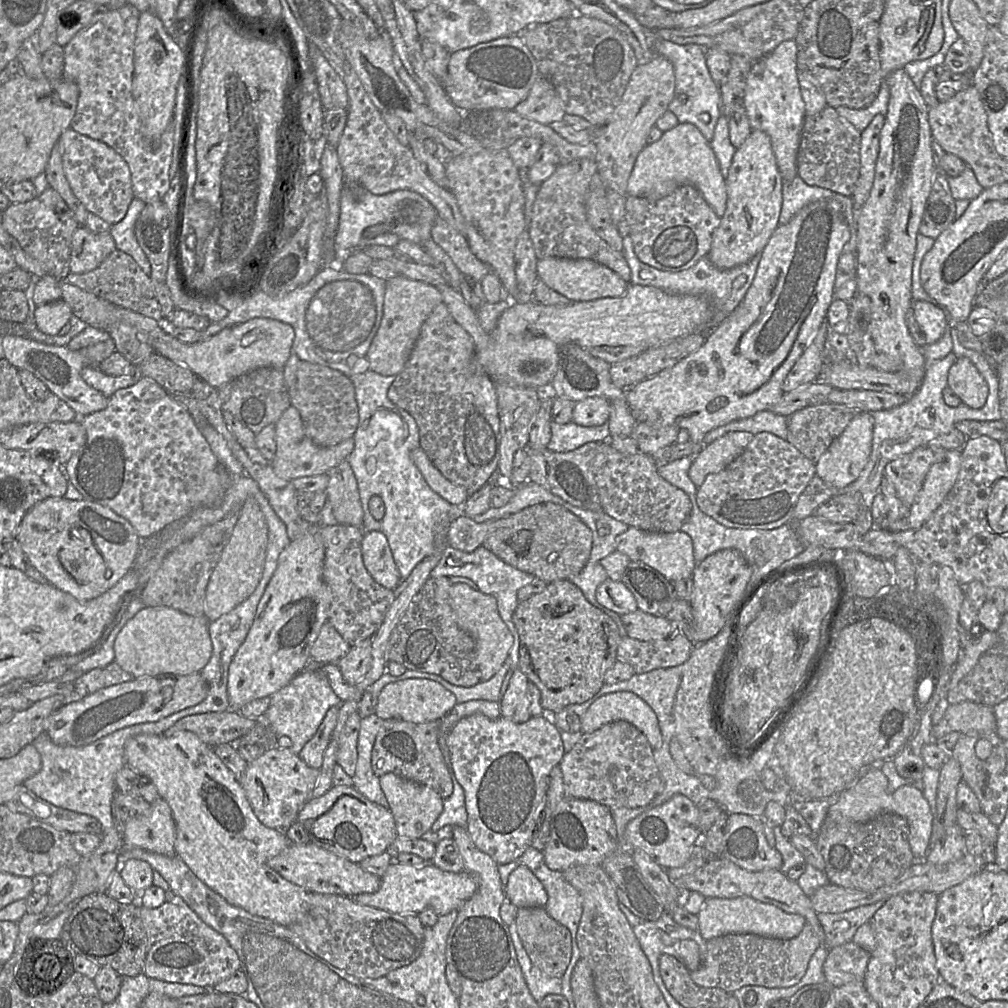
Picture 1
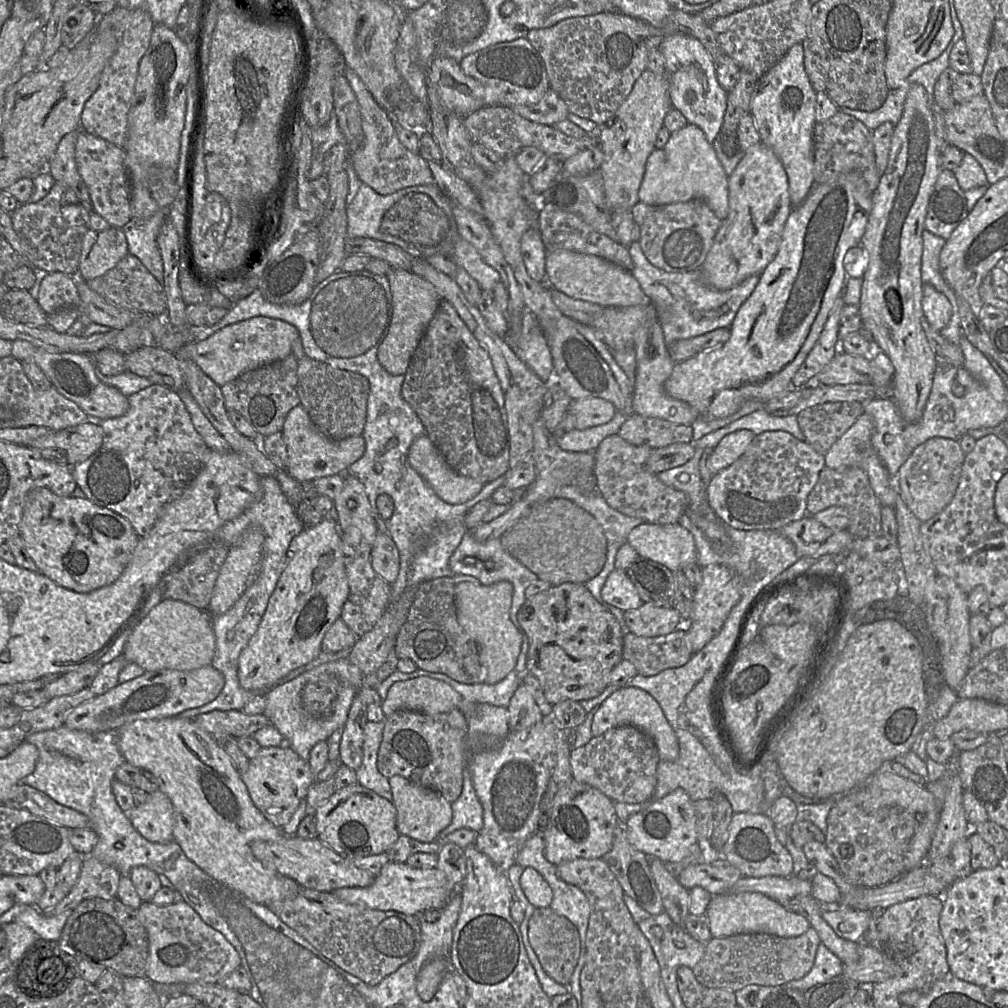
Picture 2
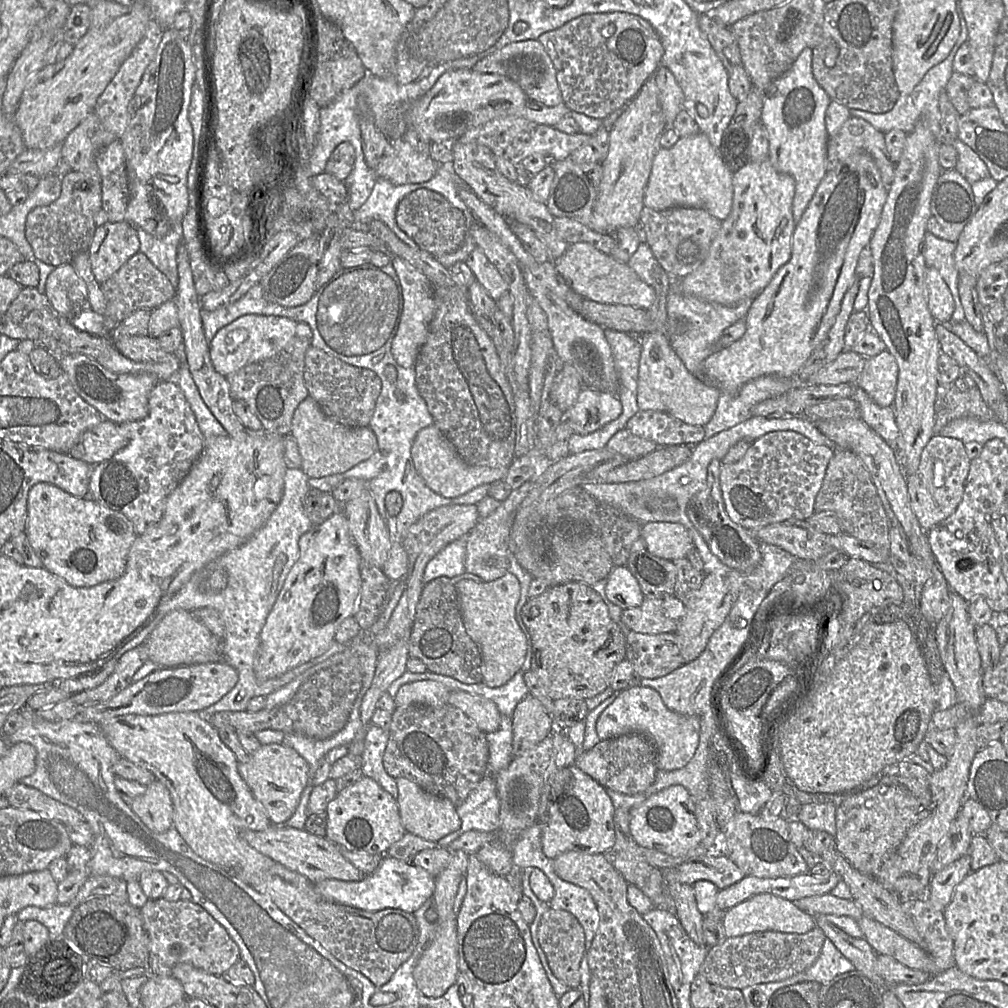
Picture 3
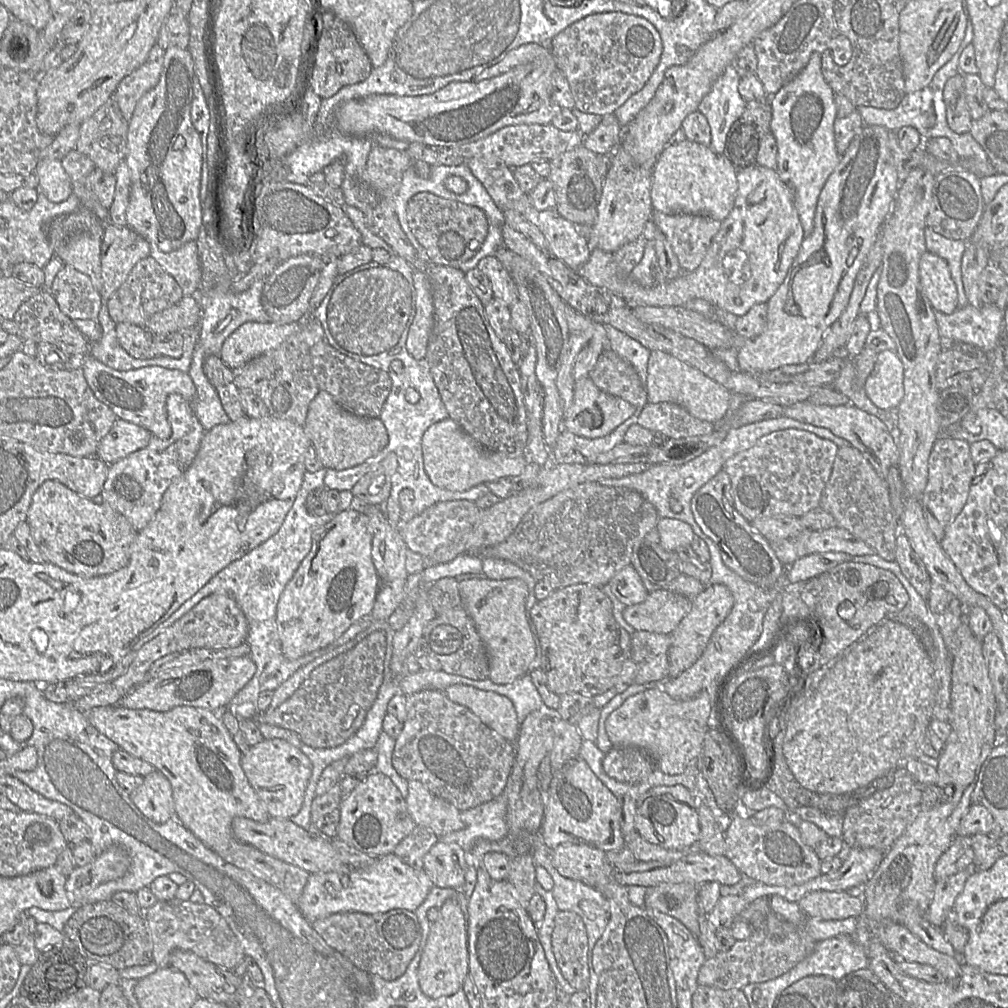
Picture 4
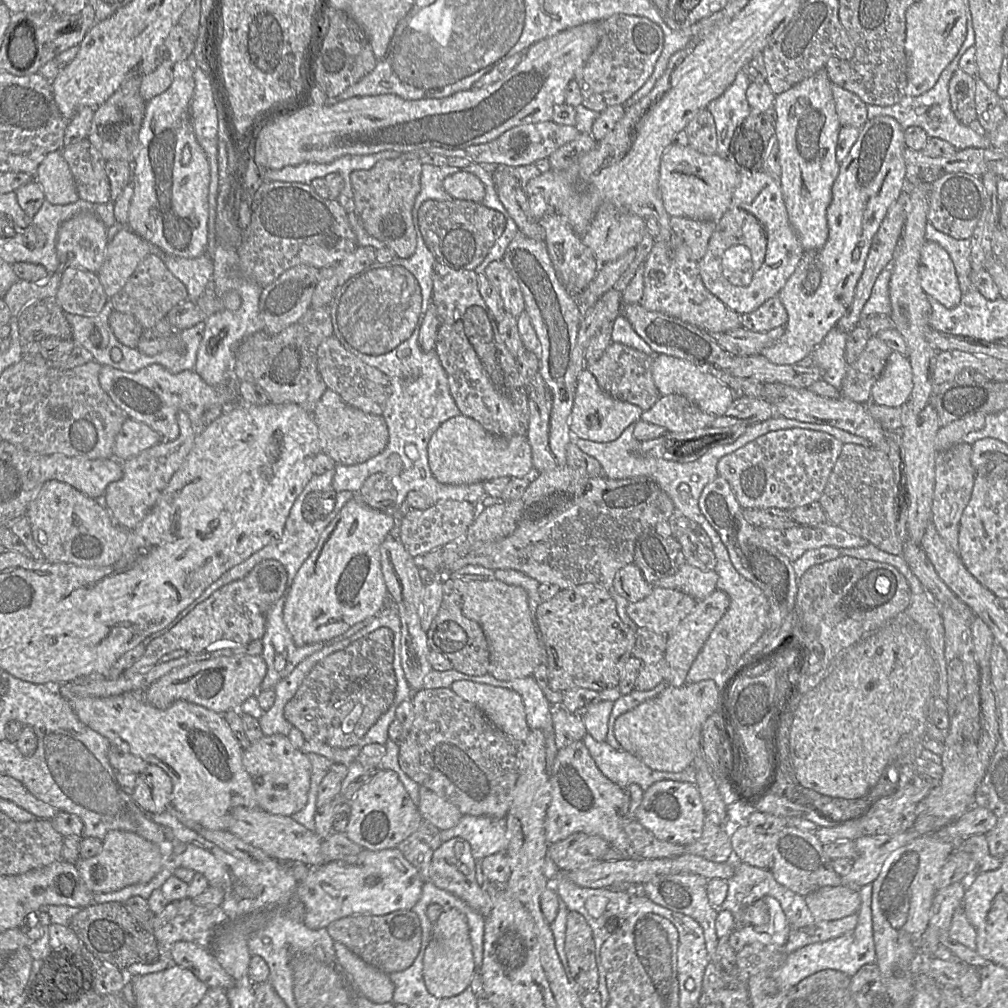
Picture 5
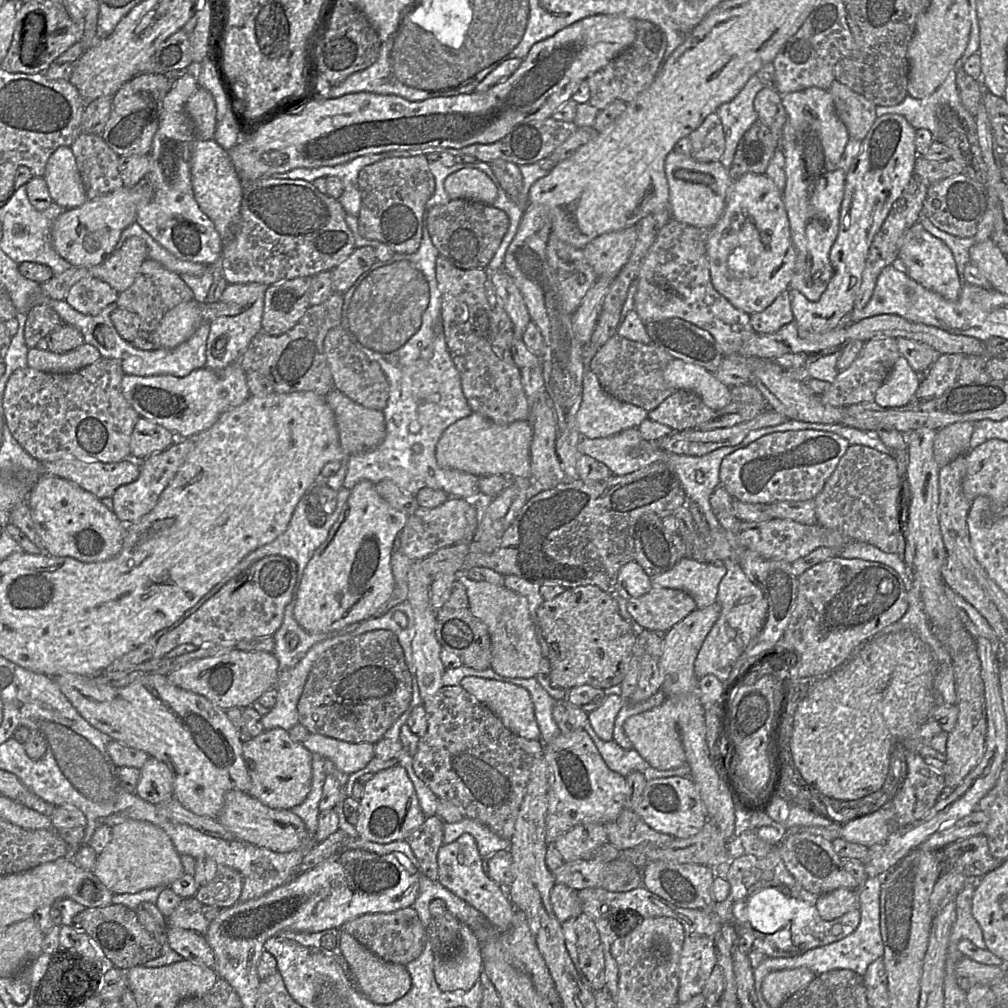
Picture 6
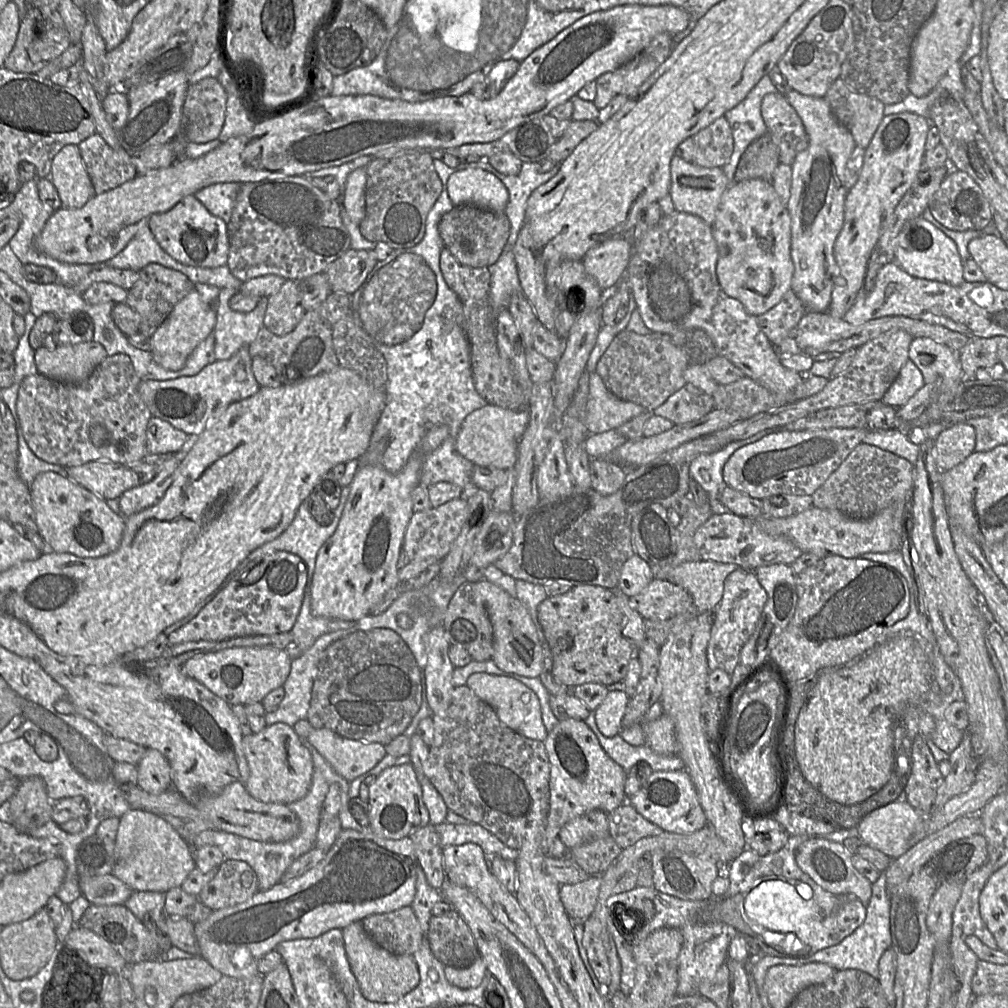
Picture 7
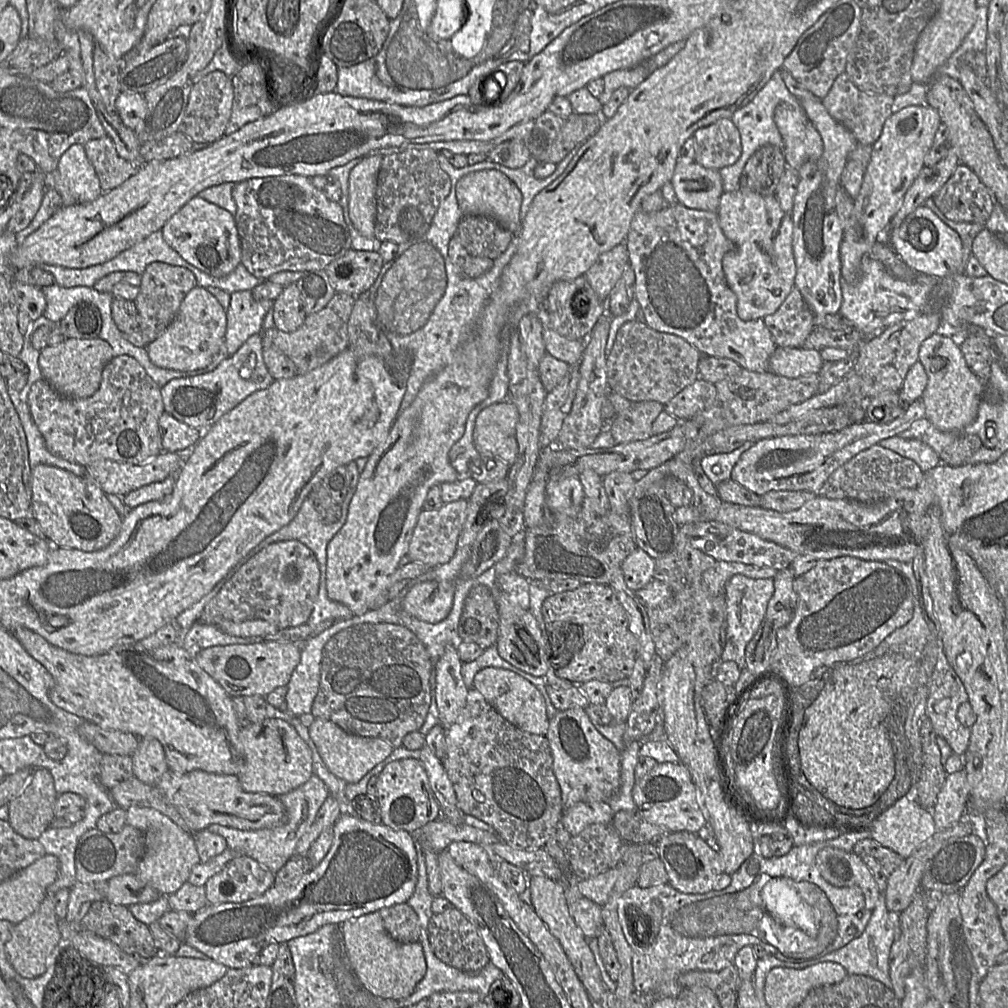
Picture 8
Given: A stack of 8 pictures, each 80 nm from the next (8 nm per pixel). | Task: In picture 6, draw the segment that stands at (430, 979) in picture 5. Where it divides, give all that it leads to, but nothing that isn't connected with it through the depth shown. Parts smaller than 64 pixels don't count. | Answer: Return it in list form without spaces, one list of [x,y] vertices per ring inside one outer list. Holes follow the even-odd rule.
[[[461,923],[459,943],[447,957],[437,957],[433,967],[435,980],[443,992],[468,991],[483,971],[480,942],[468,925]]]

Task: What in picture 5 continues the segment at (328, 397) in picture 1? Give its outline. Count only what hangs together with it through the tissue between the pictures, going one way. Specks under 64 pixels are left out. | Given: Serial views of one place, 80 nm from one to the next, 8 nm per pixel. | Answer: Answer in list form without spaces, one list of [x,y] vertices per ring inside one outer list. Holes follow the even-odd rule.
[[[334,335],[326,337],[320,343],[317,349],[317,367],[327,389],[336,392],[344,402],[369,414],[383,413],[391,394],[388,376],[347,351]]]

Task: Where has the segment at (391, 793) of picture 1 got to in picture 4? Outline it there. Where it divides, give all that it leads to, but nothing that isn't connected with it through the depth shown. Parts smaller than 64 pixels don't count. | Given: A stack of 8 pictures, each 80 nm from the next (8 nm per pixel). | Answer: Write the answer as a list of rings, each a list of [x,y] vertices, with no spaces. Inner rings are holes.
[[[408,781],[405,800],[416,825],[430,829],[438,837],[464,828],[460,811],[450,802],[432,794],[419,781]]]

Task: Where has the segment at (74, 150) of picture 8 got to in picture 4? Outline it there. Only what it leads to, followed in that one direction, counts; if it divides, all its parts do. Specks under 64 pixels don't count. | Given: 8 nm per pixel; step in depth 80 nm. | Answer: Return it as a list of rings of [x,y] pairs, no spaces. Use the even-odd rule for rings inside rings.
[[[40,159],[33,173],[38,179],[39,190],[51,202],[63,202],[73,193],[71,179],[64,170],[61,160]]]

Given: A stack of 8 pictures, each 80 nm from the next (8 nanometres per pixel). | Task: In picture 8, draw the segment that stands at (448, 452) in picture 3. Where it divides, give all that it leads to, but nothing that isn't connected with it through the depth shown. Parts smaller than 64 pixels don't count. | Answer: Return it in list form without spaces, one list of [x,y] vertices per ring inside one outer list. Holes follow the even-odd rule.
[[[509,400],[491,404],[476,417],[473,442],[478,453],[492,455],[503,460],[509,467],[518,457],[516,440],[518,410]]]

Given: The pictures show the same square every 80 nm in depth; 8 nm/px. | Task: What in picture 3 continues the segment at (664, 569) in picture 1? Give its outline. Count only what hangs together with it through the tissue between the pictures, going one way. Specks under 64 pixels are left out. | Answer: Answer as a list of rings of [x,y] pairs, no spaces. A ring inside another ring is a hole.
[[[675,522],[645,523],[640,537],[651,554],[671,561],[686,557],[694,547],[689,531]]]

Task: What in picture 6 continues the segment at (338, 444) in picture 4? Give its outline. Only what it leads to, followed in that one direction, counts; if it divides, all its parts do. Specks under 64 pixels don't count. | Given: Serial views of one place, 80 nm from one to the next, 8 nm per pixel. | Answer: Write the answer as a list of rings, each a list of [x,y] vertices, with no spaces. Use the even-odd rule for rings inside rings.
[[[337,389],[330,390],[325,400],[334,412],[339,442],[348,455],[370,451],[384,440],[383,411],[359,405]]]

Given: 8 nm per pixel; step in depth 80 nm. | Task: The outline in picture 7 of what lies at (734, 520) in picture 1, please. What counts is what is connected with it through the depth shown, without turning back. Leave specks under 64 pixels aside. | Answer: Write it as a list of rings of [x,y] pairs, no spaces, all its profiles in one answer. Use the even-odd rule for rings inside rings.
[[[832,428],[770,434],[735,451],[723,467],[723,480],[727,486],[761,500],[774,495],[813,495],[853,449],[863,443],[868,430]]]

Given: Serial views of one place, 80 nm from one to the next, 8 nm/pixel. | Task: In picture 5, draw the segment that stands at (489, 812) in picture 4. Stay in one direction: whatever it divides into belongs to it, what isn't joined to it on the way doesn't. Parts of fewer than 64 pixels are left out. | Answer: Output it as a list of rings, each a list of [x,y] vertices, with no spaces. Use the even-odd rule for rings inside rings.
[[[463,815],[455,827],[440,831],[442,843],[456,837],[467,841],[471,846],[474,859],[481,862],[489,855],[505,853],[507,849],[506,821],[485,816]]]

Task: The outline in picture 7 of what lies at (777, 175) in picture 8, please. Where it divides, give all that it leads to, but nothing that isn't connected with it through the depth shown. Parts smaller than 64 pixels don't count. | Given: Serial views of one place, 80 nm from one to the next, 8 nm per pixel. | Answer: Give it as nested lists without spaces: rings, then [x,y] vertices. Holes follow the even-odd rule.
[[[767,133],[747,146],[740,157],[733,182],[749,179],[771,181],[779,163],[779,148]]]

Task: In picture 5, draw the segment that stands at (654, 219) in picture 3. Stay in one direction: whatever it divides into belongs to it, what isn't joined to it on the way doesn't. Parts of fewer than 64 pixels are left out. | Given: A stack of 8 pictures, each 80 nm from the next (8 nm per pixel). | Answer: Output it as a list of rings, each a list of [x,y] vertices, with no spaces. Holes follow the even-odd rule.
[[[672,216],[670,228],[674,236],[687,247],[691,257],[699,262],[706,253],[709,240],[716,228],[716,222]]]

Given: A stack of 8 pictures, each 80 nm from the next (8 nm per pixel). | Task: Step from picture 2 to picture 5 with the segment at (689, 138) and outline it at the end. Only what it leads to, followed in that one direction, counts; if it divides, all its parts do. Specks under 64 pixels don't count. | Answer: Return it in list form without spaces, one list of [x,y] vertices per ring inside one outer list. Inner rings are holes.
[[[672,144],[661,158],[659,190],[664,208],[671,217],[719,221],[731,205],[738,181],[739,173],[728,159],[717,154],[702,154],[690,145]]]

